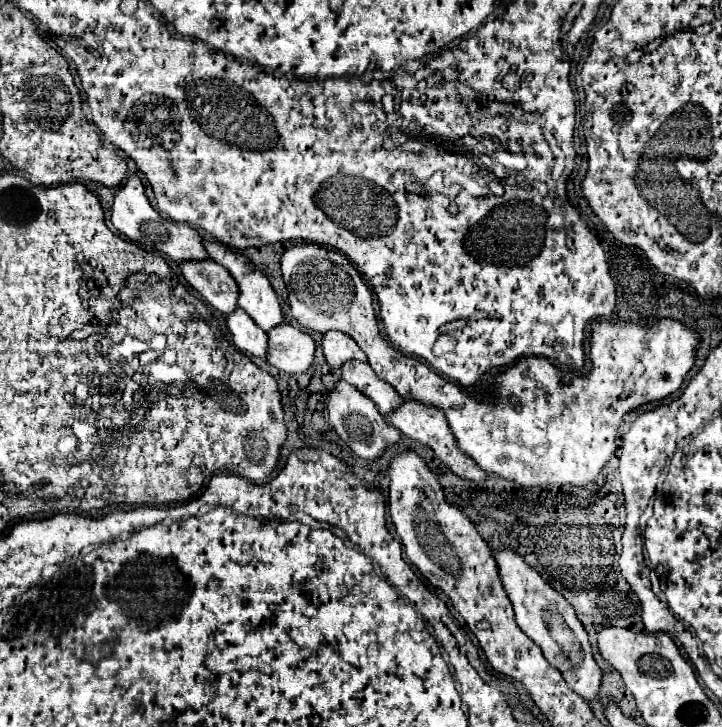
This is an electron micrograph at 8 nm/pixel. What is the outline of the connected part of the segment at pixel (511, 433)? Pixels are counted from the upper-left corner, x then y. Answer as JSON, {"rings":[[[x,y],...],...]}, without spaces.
{"rings":[[[294,244],[286,248],[280,260],[282,278],[288,290],[288,302],[292,308],[292,316],[314,332],[340,330],[356,340],[362,352],[368,356],[368,364],[384,382],[392,384],[400,396],[410,396],[422,400],[426,404],[434,404],[446,412],[448,424],[458,440],[462,452],[466,452],[474,462],[486,470],[496,472],[506,480],[518,482],[522,488],[532,486],[586,486],[596,480],[598,472],[610,460],[616,450],[616,430],[622,416],[638,406],[666,398],[674,394],[688,370],[694,364],[694,348],[698,344],[698,336],[688,330],[684,324],[674,320],[656,320],[652,326],[638,326],[630,322],[592,322],[592,372],[588,376],[570,374],[552,366],[546,358],[530,356],[520,360],[516,366],[508,368],[500,376],[496,376],[496,394],[500,396],[494,402],[478,402],[474,392],[460,388],[460,384],[448,380],[442,374],[434,374],[434,370],[416,360],[414,356],[406,356],[392,348],[384,336],[380,334],[378,320],[372,308],[372,294],[368,290],[366,280],[360,272],[348,262],[346,256],[338,254],[332,248],[314,246],[314,244]]]}

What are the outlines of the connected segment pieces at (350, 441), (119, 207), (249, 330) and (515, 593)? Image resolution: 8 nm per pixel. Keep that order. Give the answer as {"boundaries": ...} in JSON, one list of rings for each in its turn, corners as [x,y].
{"boundaries":[[[[340,380],[330,390],[326,410],[328,410],[330,424],[334,426],[338,436],[352,448],[352,452],[356,456],[360,456],[364,460],[376,460],[384,452],[386,446],[396,444],[396,440],[400,438],[400,432],[396,428],[392,428],[392,424],[388,424],[384,420],[384,416],[376,408],[376,404],[372,400],[368,400],[358,388],[352,388],[344,380]]],[[[132,174],[114,196],[112,224],[120,234],[124,234],[128,240],[142,246],[144,250],[156,252],[156,254],[166,254],[176,262],[208,258],[208,254],[202,246],[202,236],[198,234],[198,230],[188,224],[176,224],[176,222],[164,218],[160,212],[156,212],[152,208],[152,204],[148,202],[148,198],[144,194],[144,184],[140,182],[140,178],[136,174]]],[[[236,308],[232,314],[226,316],[226,328],[238,350],[258,358],[266,356],[268,336],[264,330],[258,328],[258,324],[242,308]]],[[[498,548],[492,552],[504,590],[514,606],[516,612],[516,624],[522,628],[524,634],[528,634],[544,652],[546,660],[558,668],[566,680],[566,684],[580,694],[584,700],[592,700],[598,694],[600,680],[602,680],[602,670],[592,658],[592,646],[588,640],[588,634],[580,620],[576,618],[574,608],[566,602],[566,598],[554,590],[536,568],[528,566],[524,558],[512,550],[512,548]]]]}

